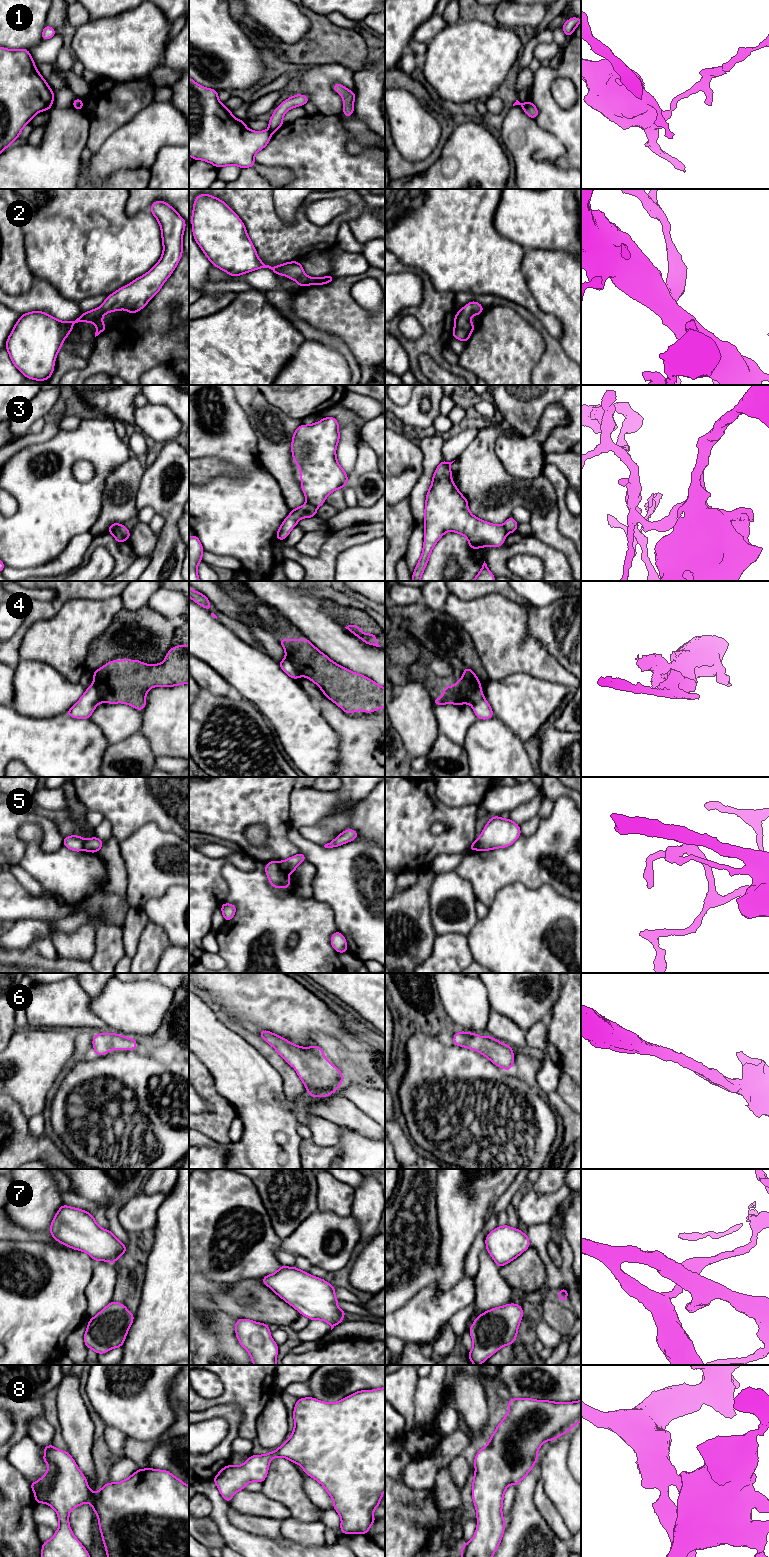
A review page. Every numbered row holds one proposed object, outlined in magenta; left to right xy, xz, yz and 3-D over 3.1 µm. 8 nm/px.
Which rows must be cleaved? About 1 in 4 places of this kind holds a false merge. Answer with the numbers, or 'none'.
1, 3, 4, 5

